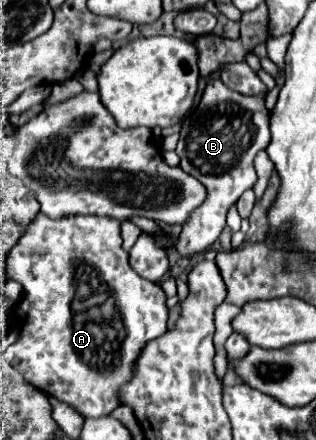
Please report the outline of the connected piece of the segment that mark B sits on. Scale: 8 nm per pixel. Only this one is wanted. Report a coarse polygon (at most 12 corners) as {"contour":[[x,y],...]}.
{"contour":[[208,80],[182,120],[180,168],[208,188],[176,240],[212,246],[270,144],[266,94]]}

